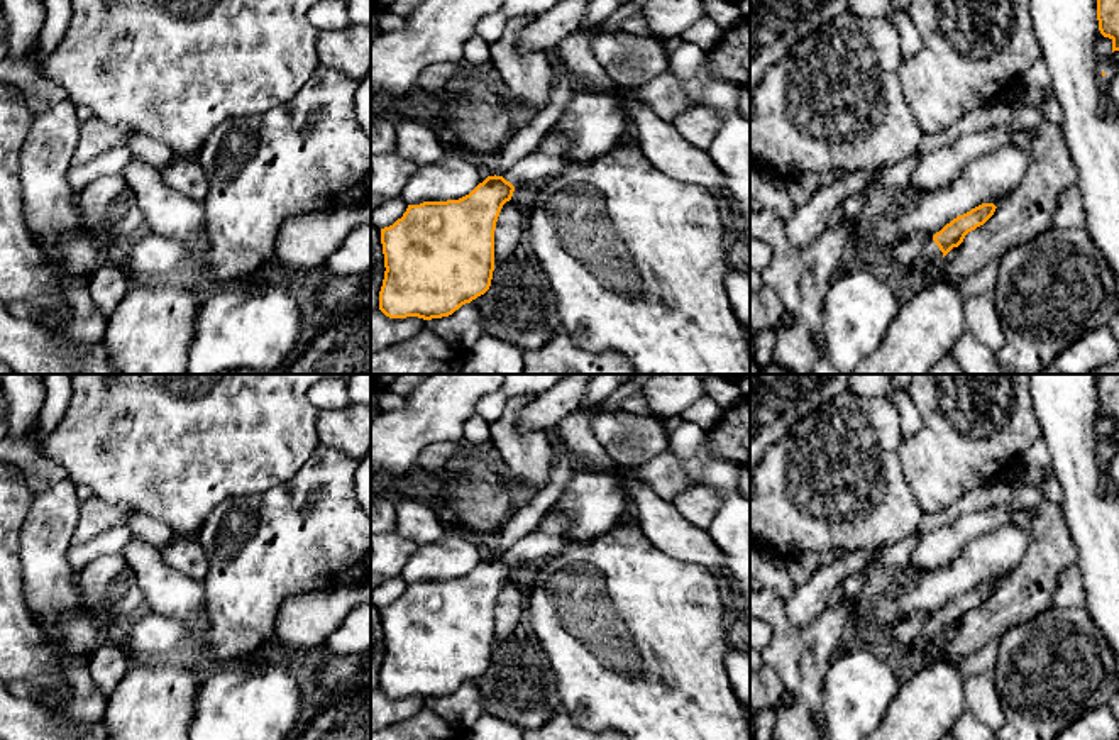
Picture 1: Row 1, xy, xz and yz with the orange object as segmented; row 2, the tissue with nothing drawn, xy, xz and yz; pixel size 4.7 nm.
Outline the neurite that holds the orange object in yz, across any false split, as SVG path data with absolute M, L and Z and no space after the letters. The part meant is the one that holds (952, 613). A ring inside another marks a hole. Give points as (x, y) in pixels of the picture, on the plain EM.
M982 583L953 598L933 616L924 616L921 632L907 647L909 654L921 659L926 657L953 627L963 621L968 611L984 605L994 594L995 588L994 583Z

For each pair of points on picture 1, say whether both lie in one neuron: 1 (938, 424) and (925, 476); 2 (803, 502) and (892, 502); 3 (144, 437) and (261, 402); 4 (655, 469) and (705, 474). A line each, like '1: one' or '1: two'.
1: one
2: one
3: one
4: two

